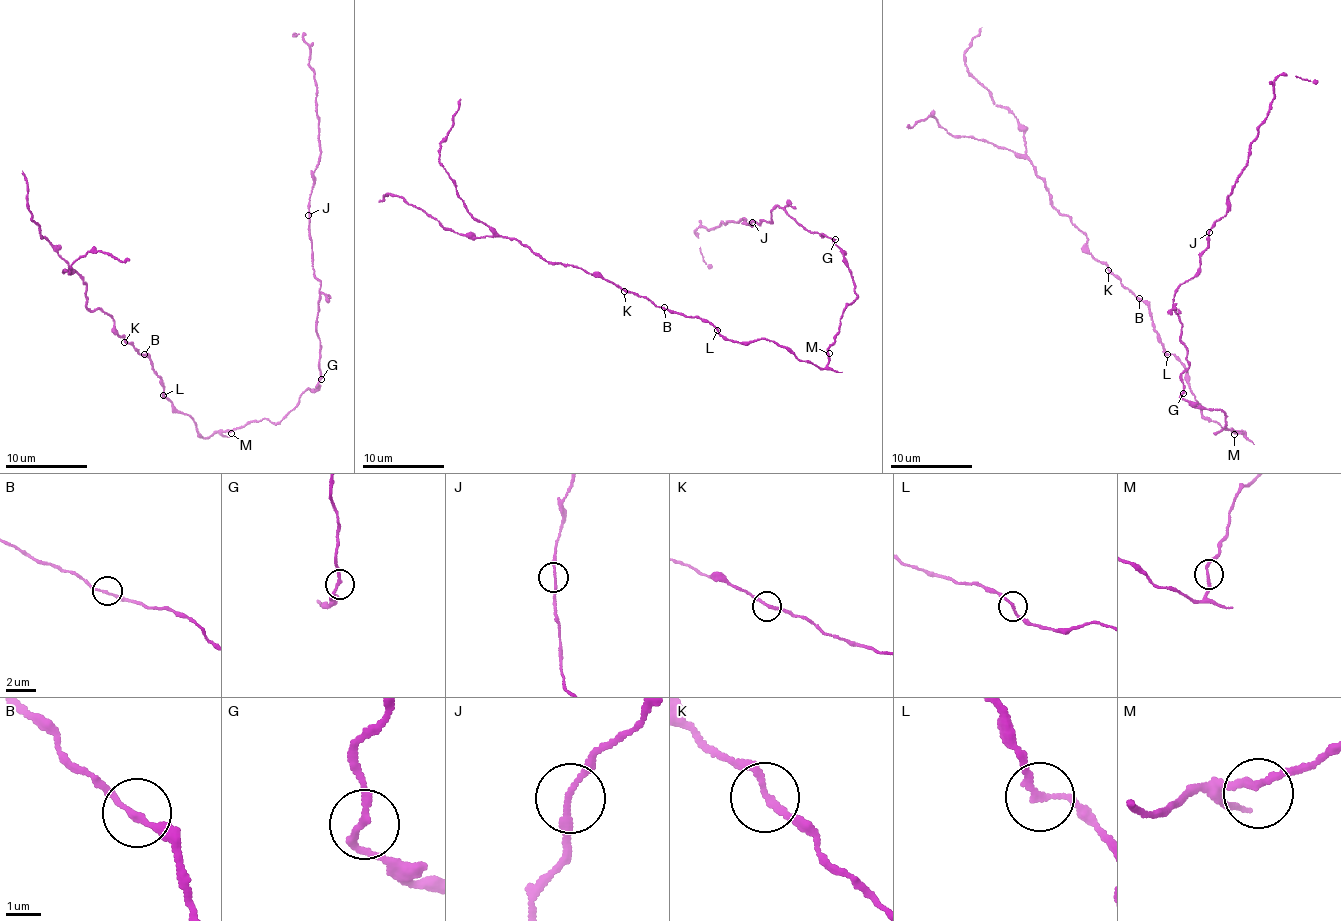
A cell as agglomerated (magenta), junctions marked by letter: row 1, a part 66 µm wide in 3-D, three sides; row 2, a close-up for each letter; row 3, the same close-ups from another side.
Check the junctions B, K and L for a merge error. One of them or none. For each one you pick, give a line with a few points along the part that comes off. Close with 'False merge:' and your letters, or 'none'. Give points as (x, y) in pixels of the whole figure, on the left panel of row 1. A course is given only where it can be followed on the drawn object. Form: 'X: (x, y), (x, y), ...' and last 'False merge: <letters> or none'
False merge: none

